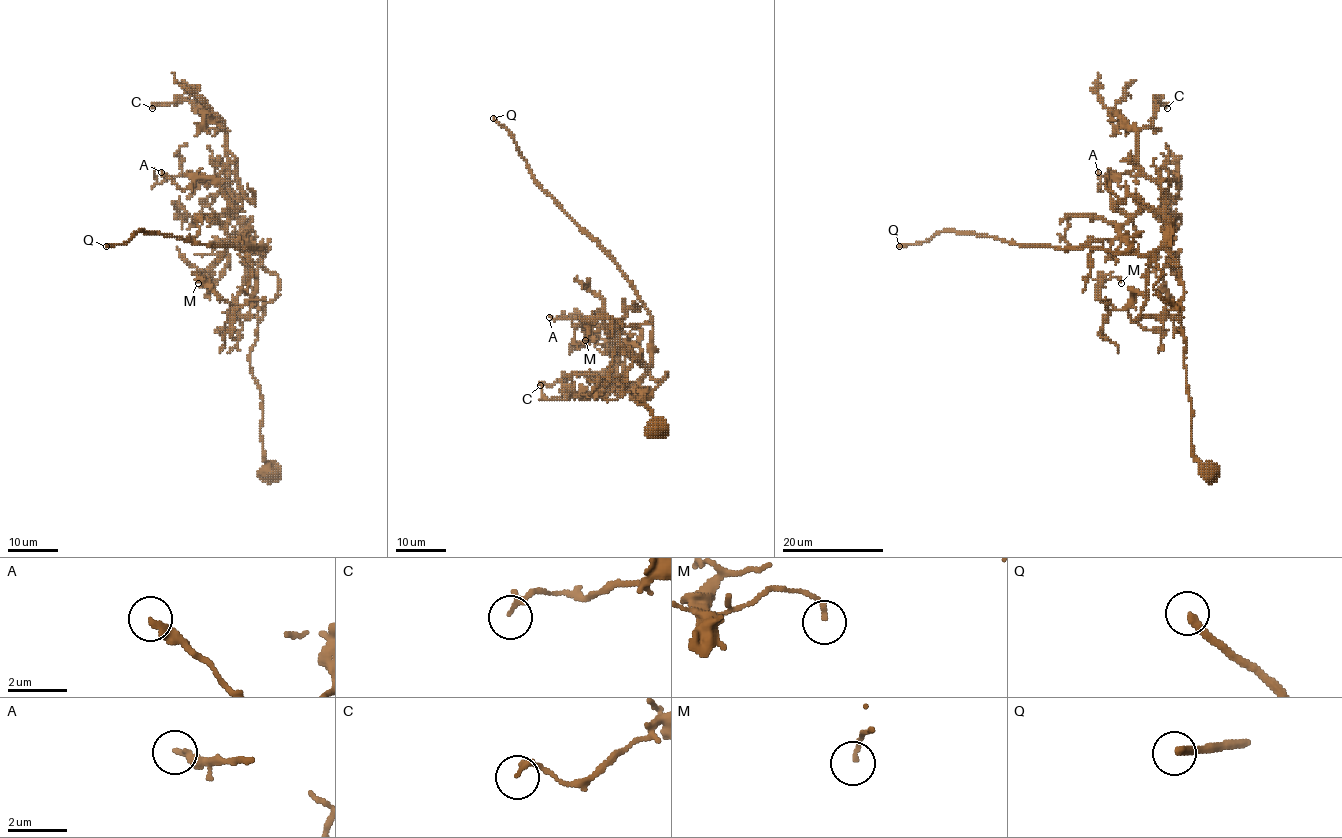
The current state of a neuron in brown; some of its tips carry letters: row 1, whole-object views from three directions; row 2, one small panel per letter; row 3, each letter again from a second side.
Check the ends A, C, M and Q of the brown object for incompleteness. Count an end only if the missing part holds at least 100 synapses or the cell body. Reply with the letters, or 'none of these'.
Q

